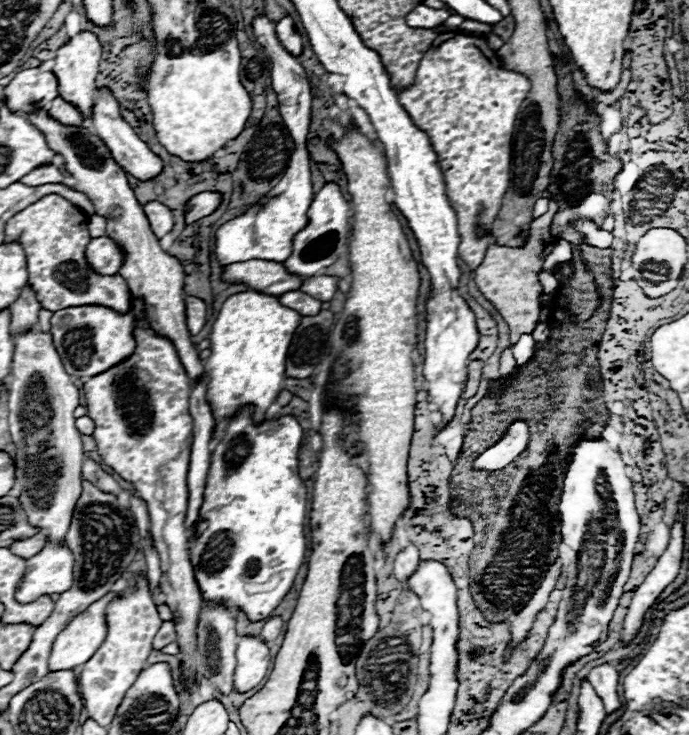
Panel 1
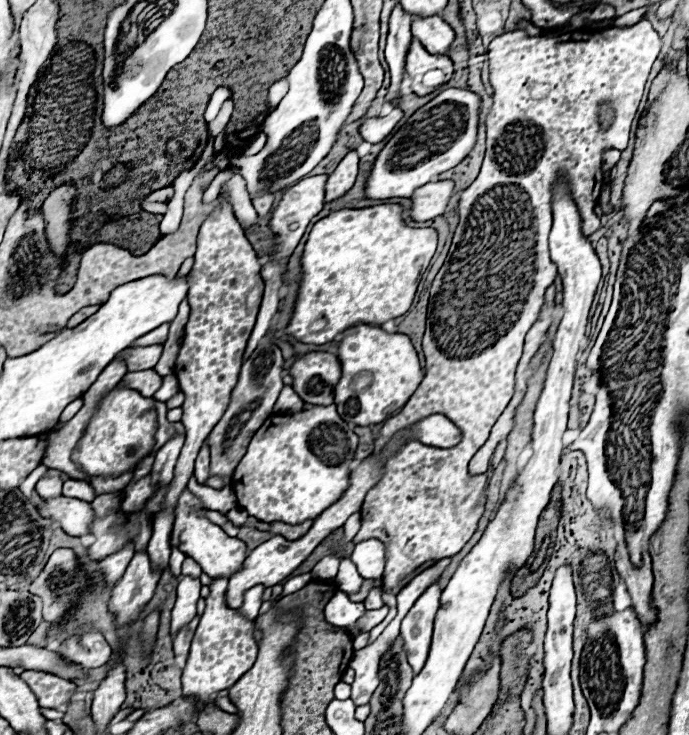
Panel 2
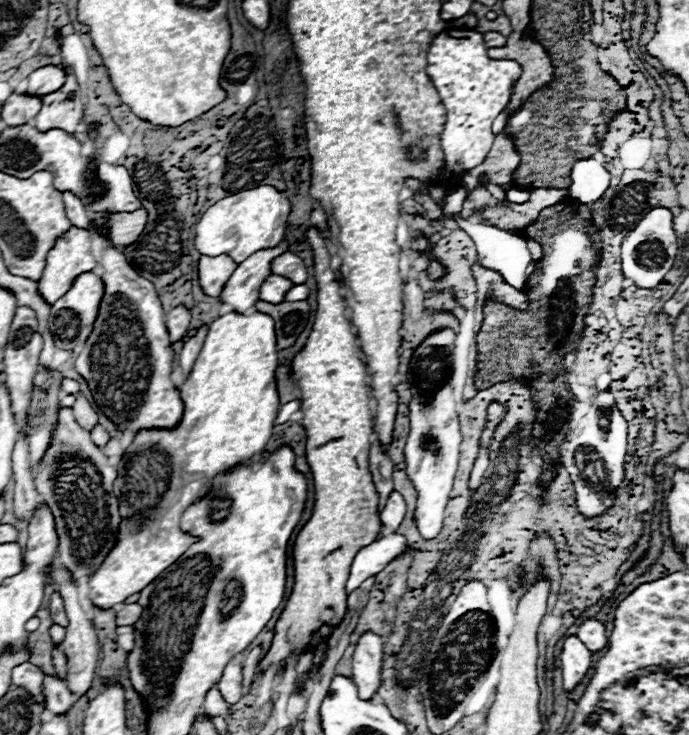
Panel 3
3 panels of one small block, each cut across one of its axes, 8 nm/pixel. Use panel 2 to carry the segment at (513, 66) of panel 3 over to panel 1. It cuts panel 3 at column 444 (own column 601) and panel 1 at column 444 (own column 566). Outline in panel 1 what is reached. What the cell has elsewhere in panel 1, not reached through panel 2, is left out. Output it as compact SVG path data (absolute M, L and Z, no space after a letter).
M450 31L439 34L424 54L412 88L398 94L398 102L408 112L412 122L428 134L430 144L438 156L438 166L444 174L446 196L458 216L458 232L460 232L458 256L472 270L478 268L478 264L484 258L484 250L488 246L488 240L480 240L476 236L476 228L484 226L490 230L502 206L502 196L510 184L510 164L512 164L510 142L514 134L516 112L522 100L526 98L528 90L530 90L530 80L524 74L502 68L498 56L488 48L484 38Z

